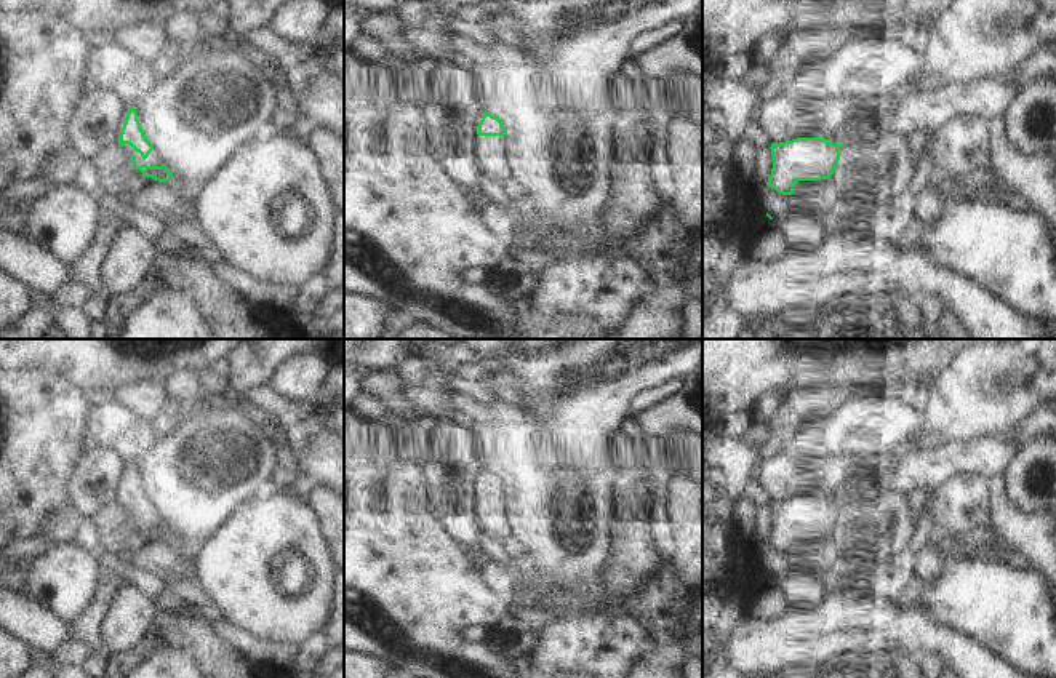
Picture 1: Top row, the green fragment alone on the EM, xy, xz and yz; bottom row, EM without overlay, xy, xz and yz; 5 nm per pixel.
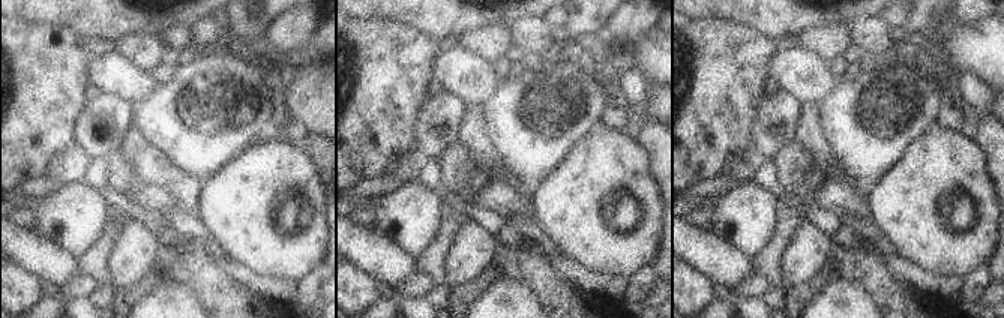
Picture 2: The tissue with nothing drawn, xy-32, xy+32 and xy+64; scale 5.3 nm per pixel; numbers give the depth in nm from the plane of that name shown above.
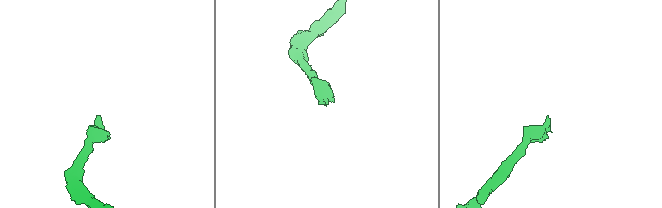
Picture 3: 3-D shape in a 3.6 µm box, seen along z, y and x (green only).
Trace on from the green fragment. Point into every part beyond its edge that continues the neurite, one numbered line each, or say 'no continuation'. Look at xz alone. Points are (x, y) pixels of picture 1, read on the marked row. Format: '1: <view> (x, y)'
1: xz (492, 149)

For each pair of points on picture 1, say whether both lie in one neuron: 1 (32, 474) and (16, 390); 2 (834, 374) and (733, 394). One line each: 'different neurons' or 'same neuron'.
1: same neuron
2: same neuron

